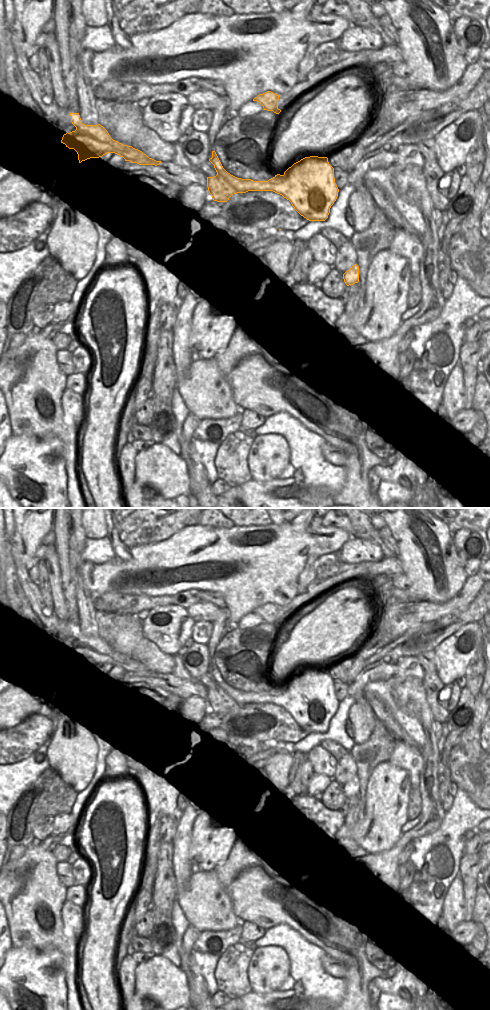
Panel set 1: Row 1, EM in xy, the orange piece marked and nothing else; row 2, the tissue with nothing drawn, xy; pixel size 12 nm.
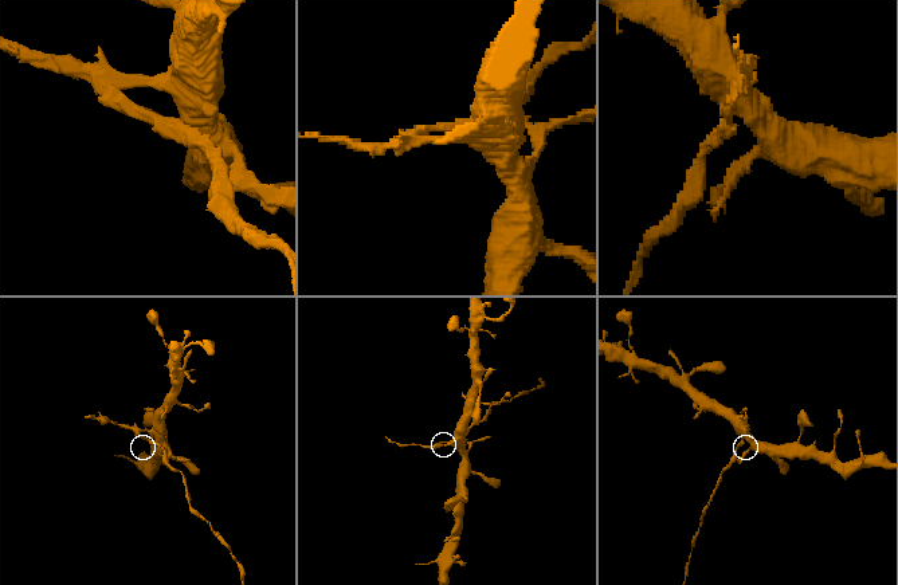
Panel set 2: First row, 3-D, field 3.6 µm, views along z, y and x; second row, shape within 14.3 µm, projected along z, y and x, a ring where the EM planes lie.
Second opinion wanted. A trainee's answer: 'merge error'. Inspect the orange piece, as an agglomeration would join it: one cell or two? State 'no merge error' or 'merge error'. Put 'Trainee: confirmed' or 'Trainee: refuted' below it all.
merge error
Trainee: confirmed

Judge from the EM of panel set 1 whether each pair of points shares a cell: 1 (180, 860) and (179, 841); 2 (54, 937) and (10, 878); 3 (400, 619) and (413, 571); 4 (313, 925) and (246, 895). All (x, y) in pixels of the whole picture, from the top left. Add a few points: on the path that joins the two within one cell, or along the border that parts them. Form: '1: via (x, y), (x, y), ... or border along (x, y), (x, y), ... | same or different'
1: via (180, 855), (180, 846) | same
2: via (39, 922), (34, 916), (33, 901), (25, 893) | same
3: border along (391, 595), (401, 601), (429, 601) | different
4: via (296, 908), (286, 900), (263, 897) | same

